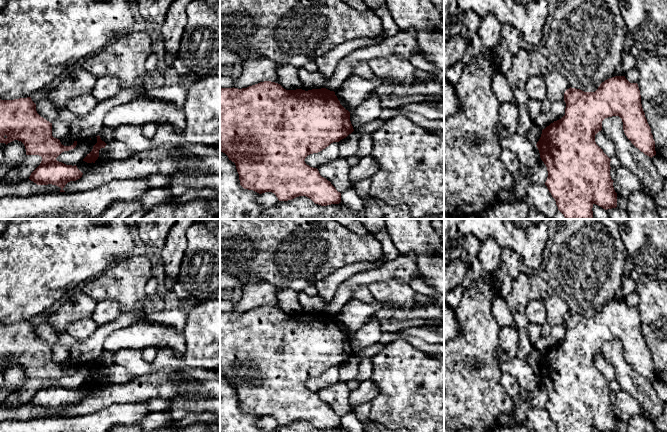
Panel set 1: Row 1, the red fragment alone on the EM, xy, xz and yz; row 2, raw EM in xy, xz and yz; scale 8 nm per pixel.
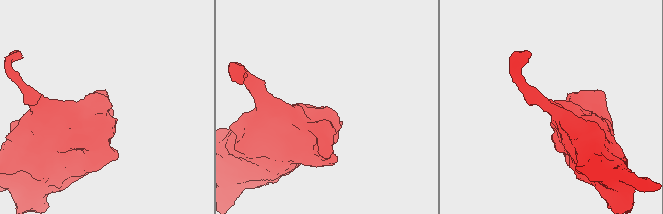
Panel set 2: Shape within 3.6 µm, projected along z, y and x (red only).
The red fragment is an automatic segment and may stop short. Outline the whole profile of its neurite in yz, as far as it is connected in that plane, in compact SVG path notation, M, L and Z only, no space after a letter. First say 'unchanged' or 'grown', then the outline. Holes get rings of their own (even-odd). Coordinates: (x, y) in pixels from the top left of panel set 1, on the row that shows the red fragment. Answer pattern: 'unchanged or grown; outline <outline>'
unchanged; outline M625 76L605 80L595 92L570 87L564 93L564 101L565 115L543 129L536 144L548 171L545 185L565 219L593 219L594 204L605 210L617 207L617 193L610 176L611 159L595 142L595 135L602 130L602 121L619 116L627 138L651 158L656 155L655 141L642 108L638 84L630 83Z

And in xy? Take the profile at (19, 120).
unchanged; outline M31 97L14 100L0 99L0 143L6 145L14 140L21 141L26 149L26 155L39 155L42 157L40 165L31 173L29 179L37 185L56 185L65 192L63 188L70 181L80 179L83 173L76 165L66 165L56 160L64 151L76 147L77 141L71 146L64 146L60 140L52 136L52 123L41 117L36 111L36 104Z

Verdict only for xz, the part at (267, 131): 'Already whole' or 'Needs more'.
Already whole

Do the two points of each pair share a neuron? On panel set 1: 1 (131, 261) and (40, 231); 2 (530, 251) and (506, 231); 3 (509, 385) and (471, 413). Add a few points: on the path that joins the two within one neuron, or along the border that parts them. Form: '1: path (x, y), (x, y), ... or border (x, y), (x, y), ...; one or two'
1: border (131, 253), (117, 259), (102, 271); two
2: path (524, 245), (512, 233); one
3: border (501, 373), (499, 383), (512, 399); two

